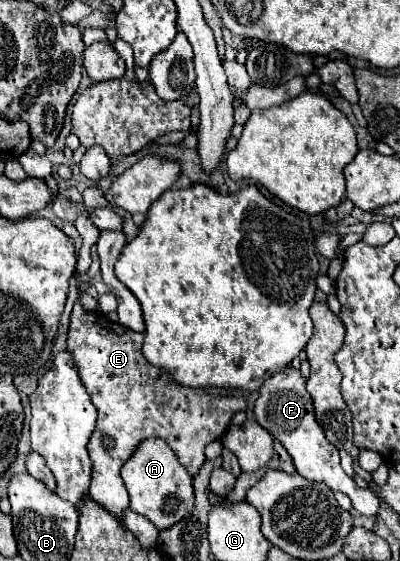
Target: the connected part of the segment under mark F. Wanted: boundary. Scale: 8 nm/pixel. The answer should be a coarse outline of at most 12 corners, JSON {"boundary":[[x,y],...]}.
{"boundary":[[272,375],[256,421],[290,453],[296,471],[352,499],[362,515],[380,501],[356,487],[316,421],[306,377]]}

